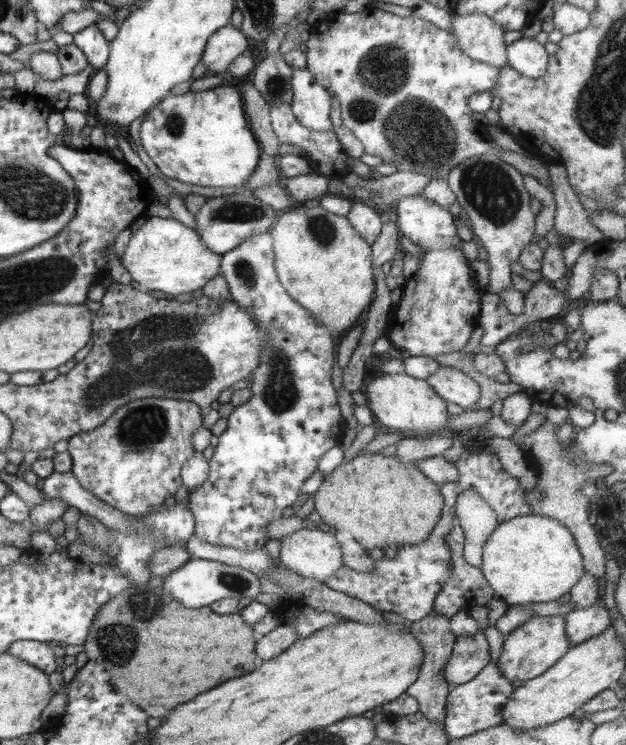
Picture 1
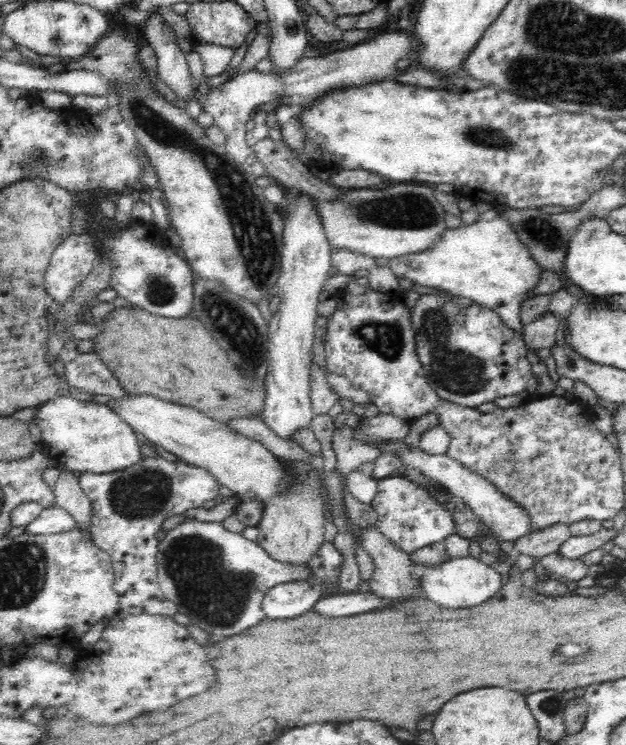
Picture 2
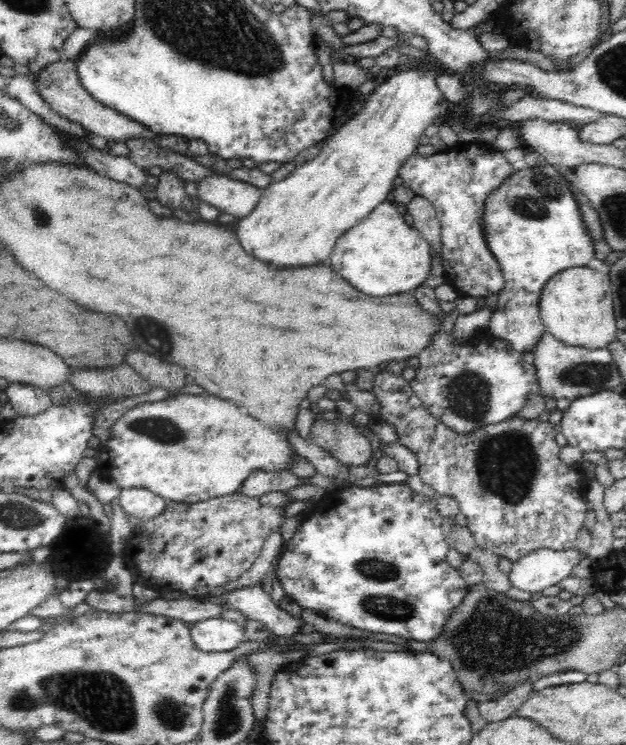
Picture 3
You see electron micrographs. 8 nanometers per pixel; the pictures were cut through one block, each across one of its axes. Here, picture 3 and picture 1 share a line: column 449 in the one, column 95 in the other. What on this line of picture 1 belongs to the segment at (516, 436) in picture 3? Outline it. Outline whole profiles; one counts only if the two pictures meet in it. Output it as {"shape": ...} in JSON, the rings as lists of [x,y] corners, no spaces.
{"shape":[[[146,398],[126,404],[94,430],[79,432],[68,439],[72,475],[88,492],[124,514],[146,515],[162,505],[168,496],[175,496],[181,485],[182,466],[196,454],[190,435],[202,427],[204,413],[196,404],[184,400]]]}

